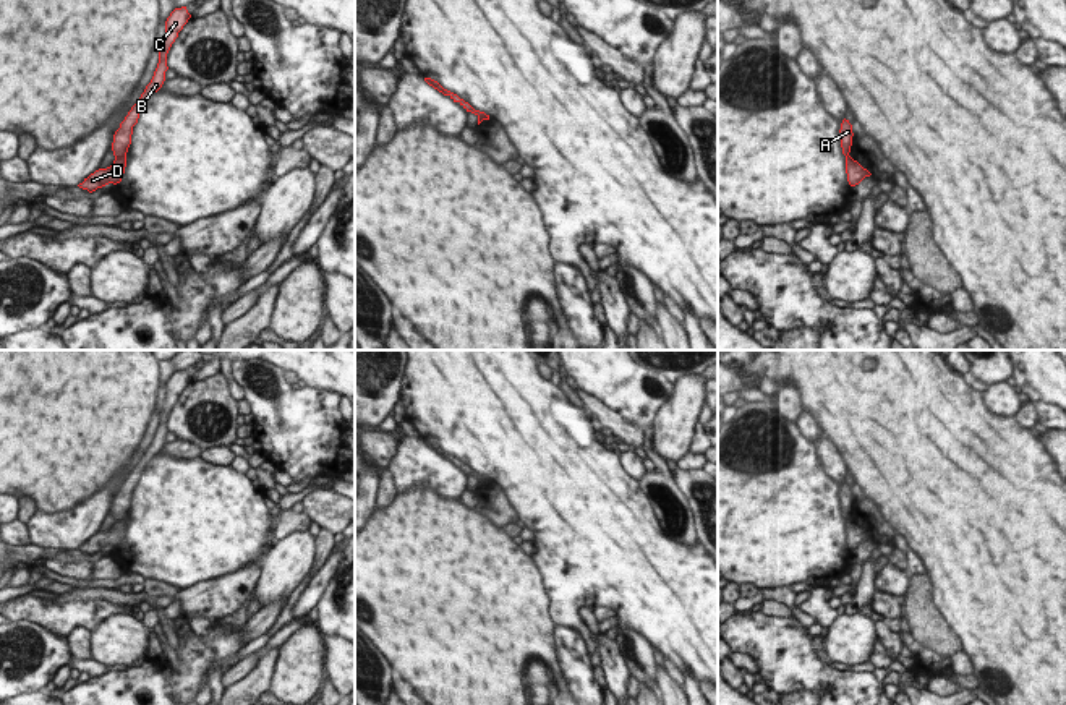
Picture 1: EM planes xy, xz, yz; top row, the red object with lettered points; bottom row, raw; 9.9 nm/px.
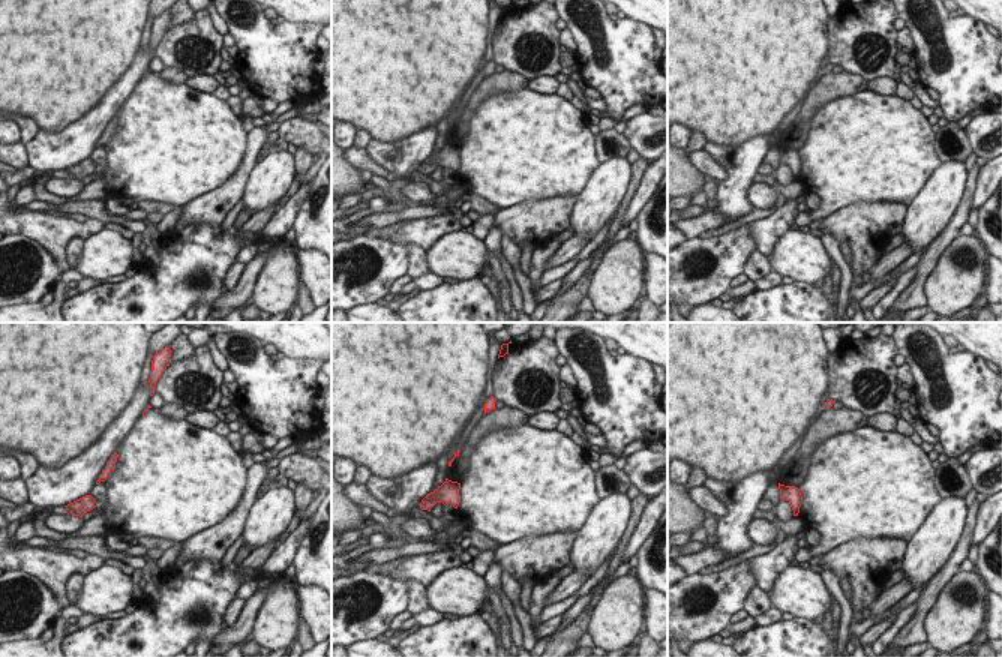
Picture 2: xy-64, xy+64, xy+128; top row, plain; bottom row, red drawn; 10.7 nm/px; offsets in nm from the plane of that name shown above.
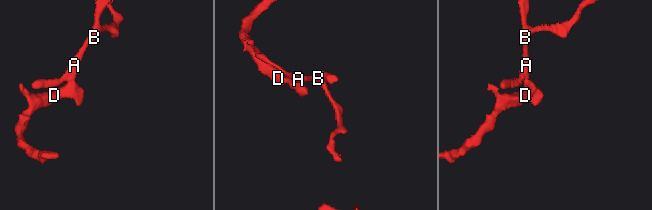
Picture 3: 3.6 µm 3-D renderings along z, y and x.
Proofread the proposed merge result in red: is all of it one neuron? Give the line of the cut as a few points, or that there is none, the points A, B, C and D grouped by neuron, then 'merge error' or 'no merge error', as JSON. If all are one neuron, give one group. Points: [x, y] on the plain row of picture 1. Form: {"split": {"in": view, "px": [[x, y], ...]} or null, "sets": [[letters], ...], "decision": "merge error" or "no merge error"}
{"split": {"in": "xy", "px": [[125, 517], [115, 521]]}, "sets": [["A", "B", "C"], ["D"]], "decision": "merge error"}

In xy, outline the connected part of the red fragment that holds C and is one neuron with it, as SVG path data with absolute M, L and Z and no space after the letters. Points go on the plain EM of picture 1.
M186 370L175 371L167 381L165 400L162 405L162 413L159 415L159 426L154 434L154 439L151 446L146 449L141 460L131 470L125 483L120 486L120 491L113 498L112 514L115 520L126 519L128 511L131 507L133 489L138 486L139 476L144 472L144 467L147 465L147 462L162 451L165 444L165 434L168 433L167 417L172 407L175 405L175 402L178 400L178 395L183 392L183 389L188 386L190 381L191 378L188 376Z

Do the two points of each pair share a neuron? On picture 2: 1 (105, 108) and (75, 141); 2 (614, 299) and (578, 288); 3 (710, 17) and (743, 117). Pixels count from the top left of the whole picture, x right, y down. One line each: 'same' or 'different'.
1: same
2: different
3: same

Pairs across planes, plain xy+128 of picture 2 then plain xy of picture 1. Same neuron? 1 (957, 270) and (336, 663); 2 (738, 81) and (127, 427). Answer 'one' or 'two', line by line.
1: two
2: one

